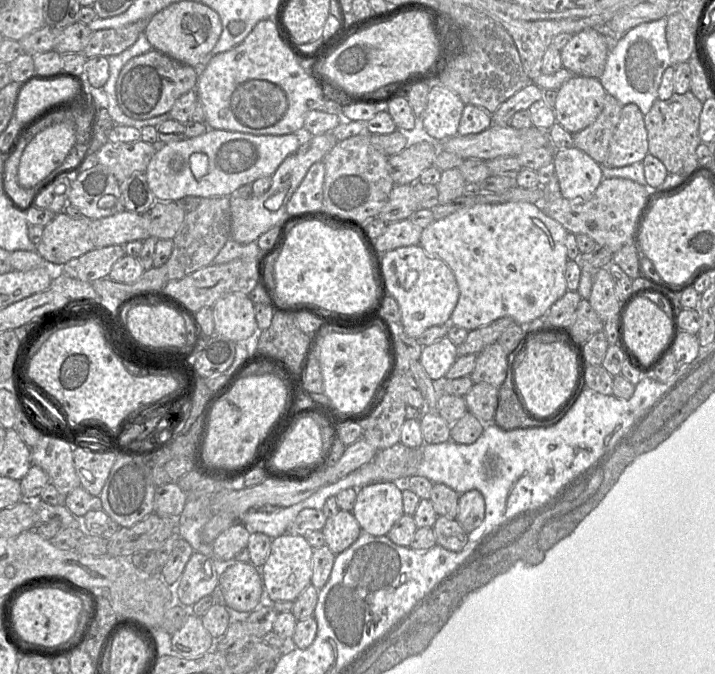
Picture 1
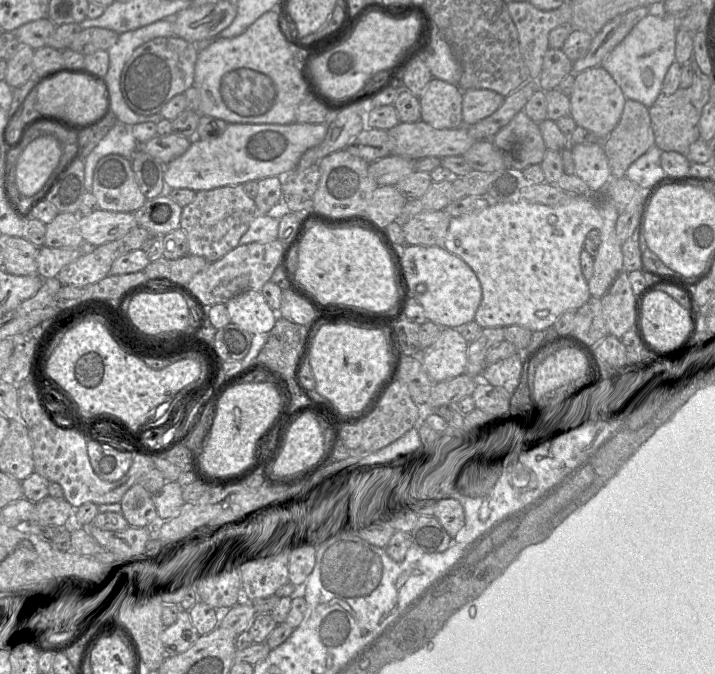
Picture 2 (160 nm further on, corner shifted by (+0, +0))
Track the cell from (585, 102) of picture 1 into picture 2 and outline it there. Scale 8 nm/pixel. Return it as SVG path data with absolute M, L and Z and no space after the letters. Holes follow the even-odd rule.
M601 66L586 69L574 77L569 95L569 116L575 124L593 133L599 140L605 140L620 120L626 98L611 75Z

